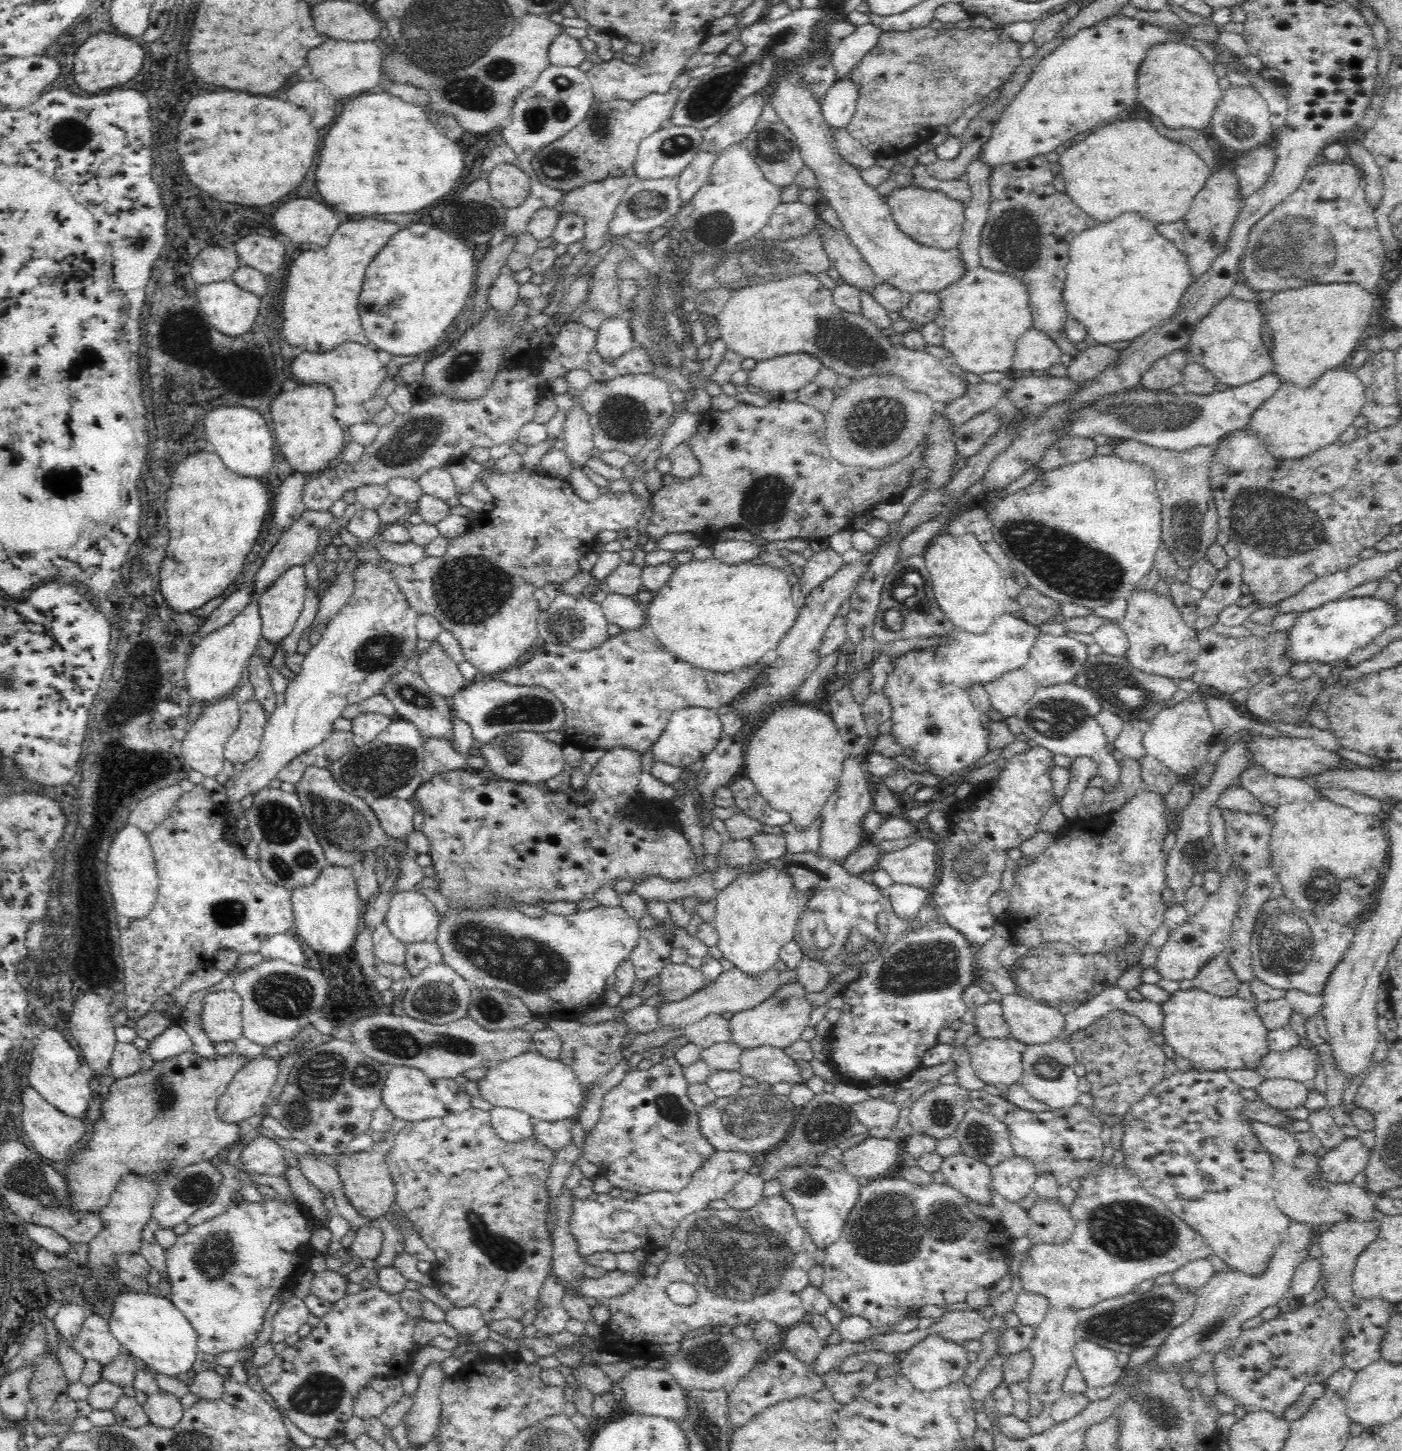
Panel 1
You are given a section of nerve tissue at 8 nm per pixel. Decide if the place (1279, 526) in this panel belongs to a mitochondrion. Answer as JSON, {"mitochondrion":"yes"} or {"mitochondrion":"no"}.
{"mitochondrion":"yes"}

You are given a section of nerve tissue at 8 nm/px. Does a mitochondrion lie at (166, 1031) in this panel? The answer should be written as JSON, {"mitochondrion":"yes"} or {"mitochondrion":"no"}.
{"mitochondrion":"no"}

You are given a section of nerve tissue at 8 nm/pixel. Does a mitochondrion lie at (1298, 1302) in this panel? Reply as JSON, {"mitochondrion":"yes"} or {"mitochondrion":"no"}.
{"mitochondrion":"no"}

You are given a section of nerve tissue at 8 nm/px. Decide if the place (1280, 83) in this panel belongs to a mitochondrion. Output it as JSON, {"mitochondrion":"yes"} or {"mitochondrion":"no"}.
{"mitochondrion":"no"}

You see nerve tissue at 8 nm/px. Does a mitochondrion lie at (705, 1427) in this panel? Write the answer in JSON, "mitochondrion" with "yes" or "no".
{"mitochondrion":"yes"}

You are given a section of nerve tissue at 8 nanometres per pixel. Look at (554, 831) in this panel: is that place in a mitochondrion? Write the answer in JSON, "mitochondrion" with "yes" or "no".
{"mitochondrion":"no"}

